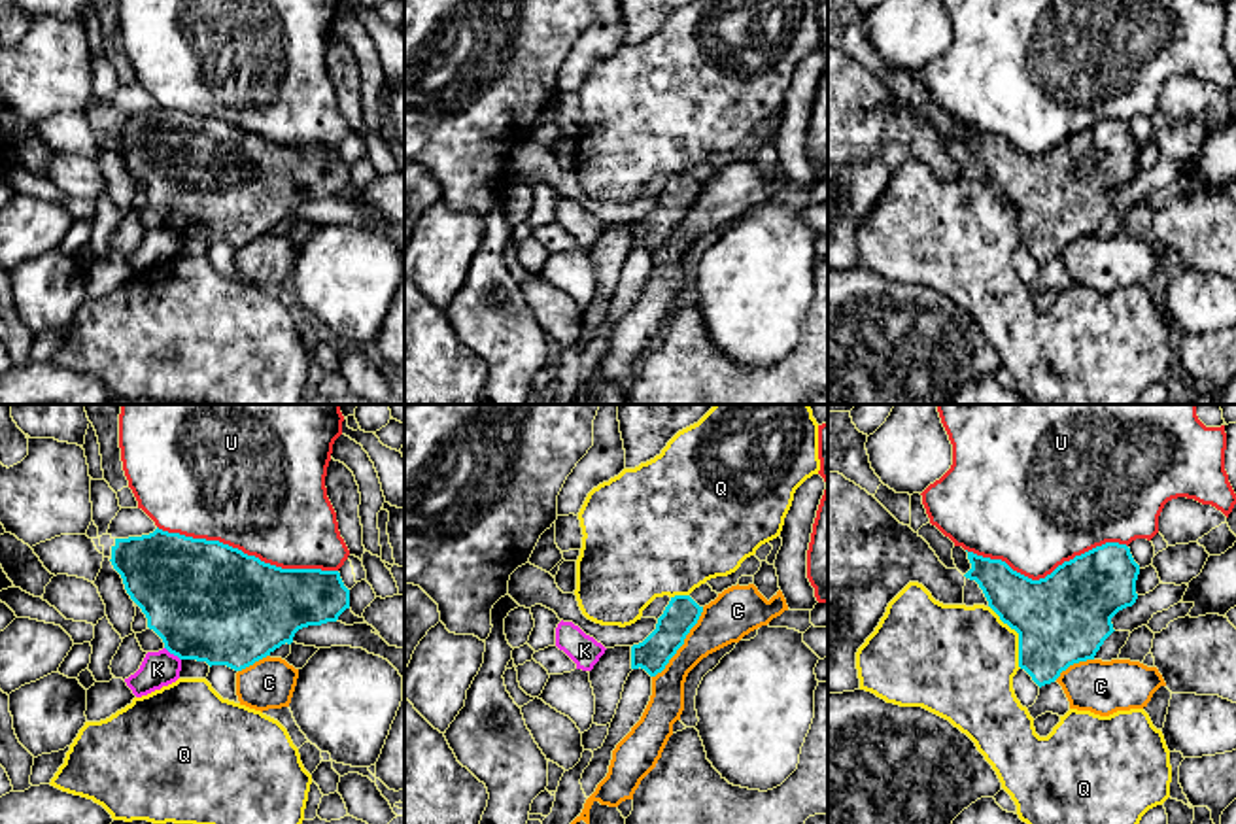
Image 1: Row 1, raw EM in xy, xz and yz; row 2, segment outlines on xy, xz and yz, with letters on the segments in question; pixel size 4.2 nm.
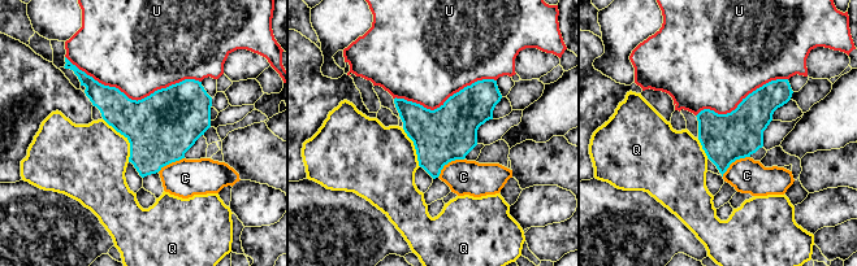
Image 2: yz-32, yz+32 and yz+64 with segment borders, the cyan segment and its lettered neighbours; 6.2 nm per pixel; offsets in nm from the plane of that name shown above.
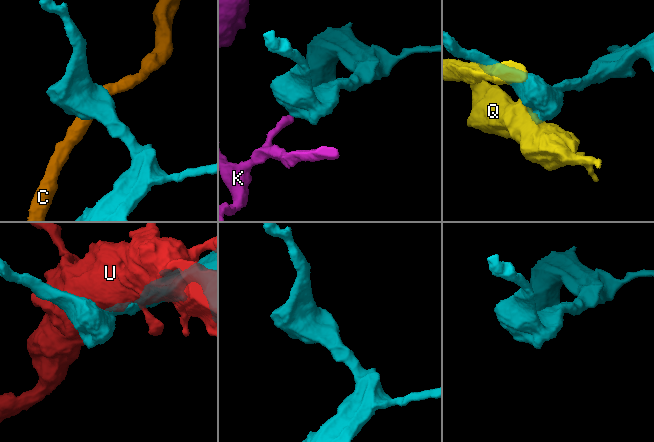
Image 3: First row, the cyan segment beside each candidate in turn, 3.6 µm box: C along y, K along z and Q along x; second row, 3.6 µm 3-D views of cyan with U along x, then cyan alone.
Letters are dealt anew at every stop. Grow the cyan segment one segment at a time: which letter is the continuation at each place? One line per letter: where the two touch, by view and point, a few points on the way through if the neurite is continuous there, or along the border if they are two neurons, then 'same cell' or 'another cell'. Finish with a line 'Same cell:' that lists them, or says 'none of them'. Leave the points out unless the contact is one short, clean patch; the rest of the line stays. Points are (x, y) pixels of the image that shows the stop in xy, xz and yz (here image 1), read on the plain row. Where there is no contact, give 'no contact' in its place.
C: xz (683, 220) | another cell
K: xy (172, 229) | along xy (165, 223), (180, 237) | another cell
Q: yz (1019, 212) | another cell
U: xy (246, 131) | another cell
Same cell: none of them

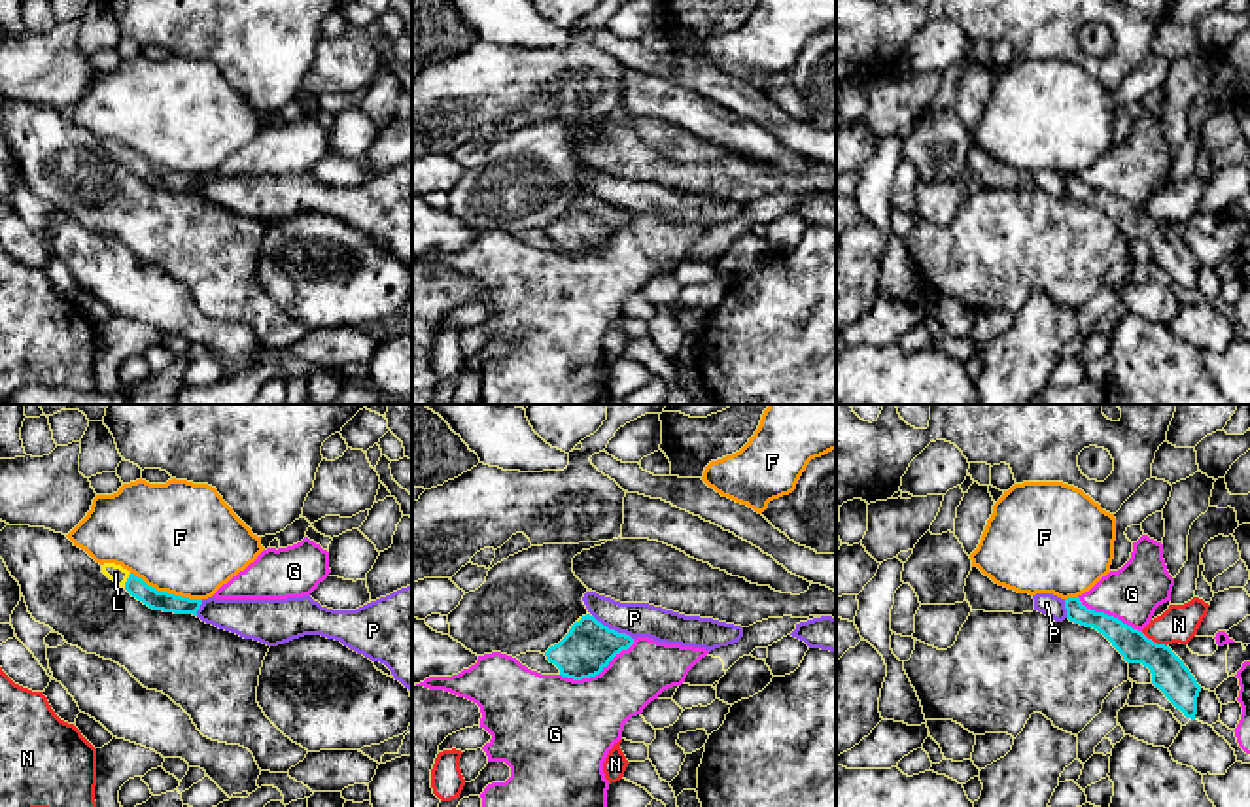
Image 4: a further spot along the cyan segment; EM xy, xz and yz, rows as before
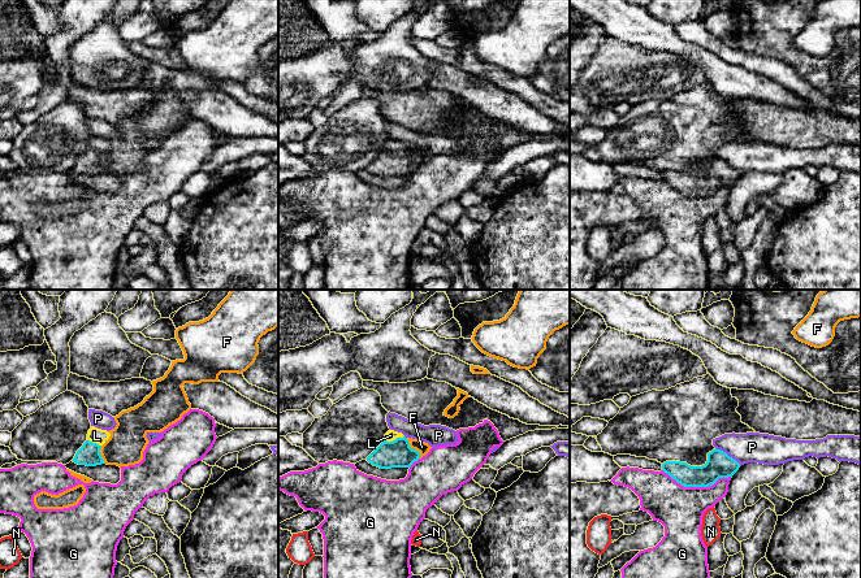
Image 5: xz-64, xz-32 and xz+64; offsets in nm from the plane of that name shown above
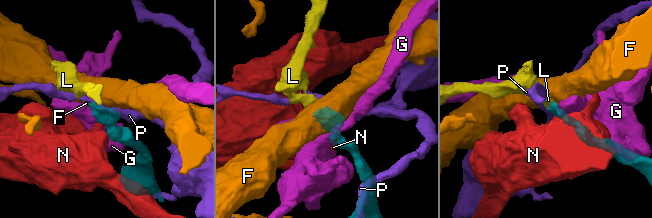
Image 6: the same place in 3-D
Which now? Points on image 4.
F: xy (167, 169) | along xy (131, 148), (157, 167), (201, 176) | another cell
G: xz (598, 250) | another cell
L: xy (127, 157) | across xy (165, 178), (154, 176), (127, 157), (116, 150) | same cell
N: yz (1152, 218) | along yz (1141, 208), (1165, 223) | another cell
P: xz (613, 206) | along xz (592, 191), (632, 216) | another cell
Same cell: L

